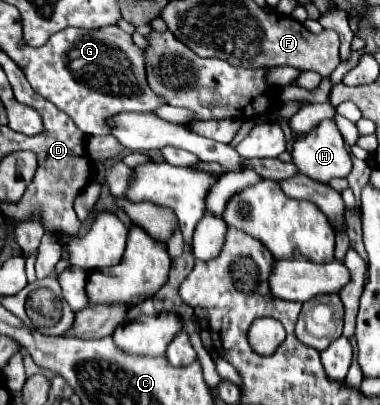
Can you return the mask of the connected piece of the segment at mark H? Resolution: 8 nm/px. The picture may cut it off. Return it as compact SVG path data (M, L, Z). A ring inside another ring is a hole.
M324 119L312 131L296 137L296 141L292 145L292 161L296 163L296 167L300 169L302 175L308 175L310 179L320 181L320 183L328 183L334 177L348 177L348 173L352 169L344 139L332 119Z

